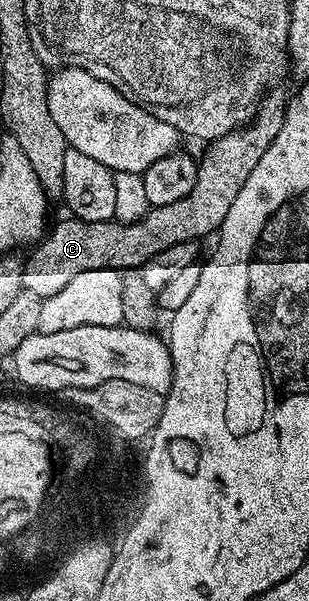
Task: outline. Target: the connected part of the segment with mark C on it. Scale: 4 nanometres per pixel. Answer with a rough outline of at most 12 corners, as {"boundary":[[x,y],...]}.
{"boundary":[[277,85],[212,140],[187,197],[134,223],[65,217],[24,260],[41,300],[220,232],[283,129]]}

